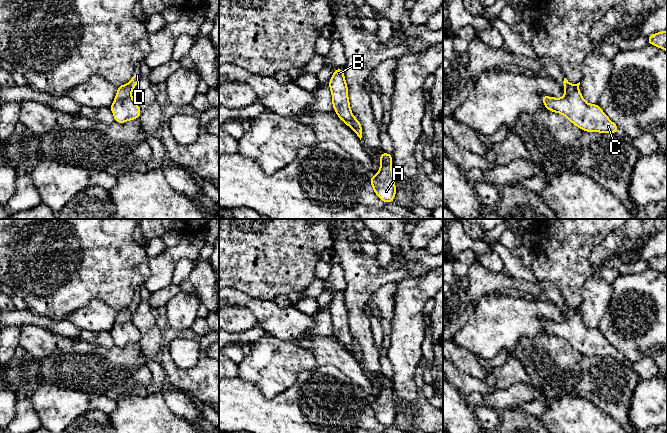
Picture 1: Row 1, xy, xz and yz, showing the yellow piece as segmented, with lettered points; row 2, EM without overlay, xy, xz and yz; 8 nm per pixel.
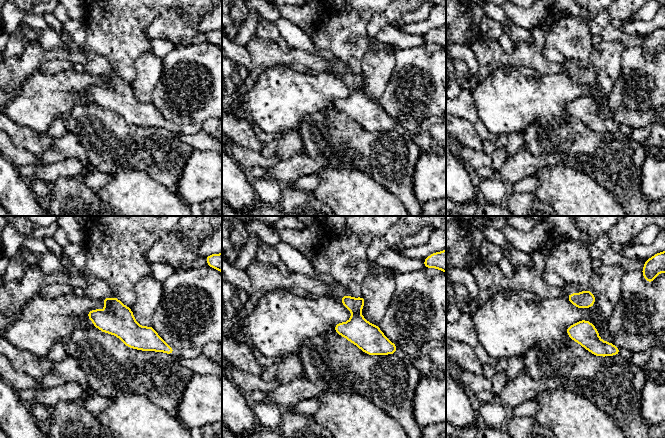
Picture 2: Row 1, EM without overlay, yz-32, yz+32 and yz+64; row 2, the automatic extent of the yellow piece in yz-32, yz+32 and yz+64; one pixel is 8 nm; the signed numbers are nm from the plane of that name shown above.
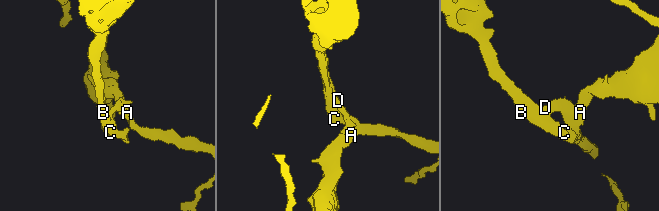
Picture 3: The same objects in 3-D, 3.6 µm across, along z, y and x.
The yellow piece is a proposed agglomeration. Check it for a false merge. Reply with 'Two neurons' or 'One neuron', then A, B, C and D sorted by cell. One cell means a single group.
Two neurons. Groups: A D / B C

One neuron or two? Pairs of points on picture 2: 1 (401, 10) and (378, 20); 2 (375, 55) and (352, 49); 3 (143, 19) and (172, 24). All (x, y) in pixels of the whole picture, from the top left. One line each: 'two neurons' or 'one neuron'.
1: one neuron
2: two neurons
3: two neurons

